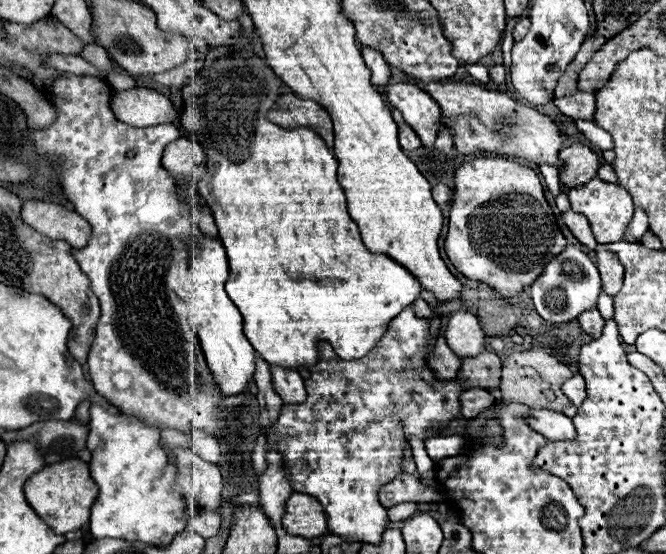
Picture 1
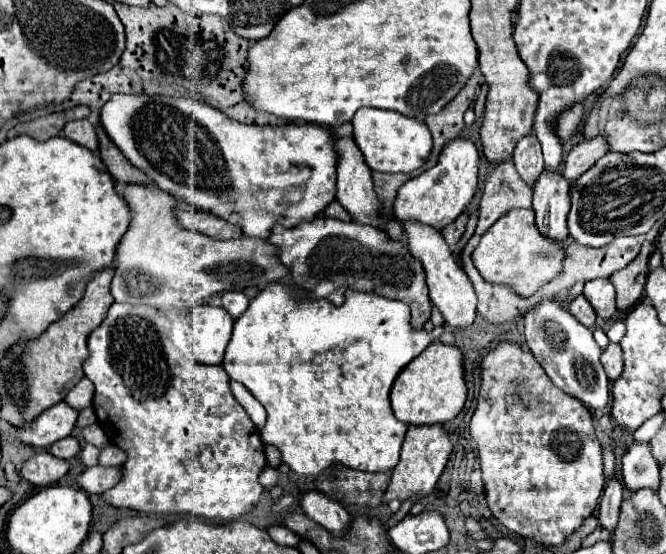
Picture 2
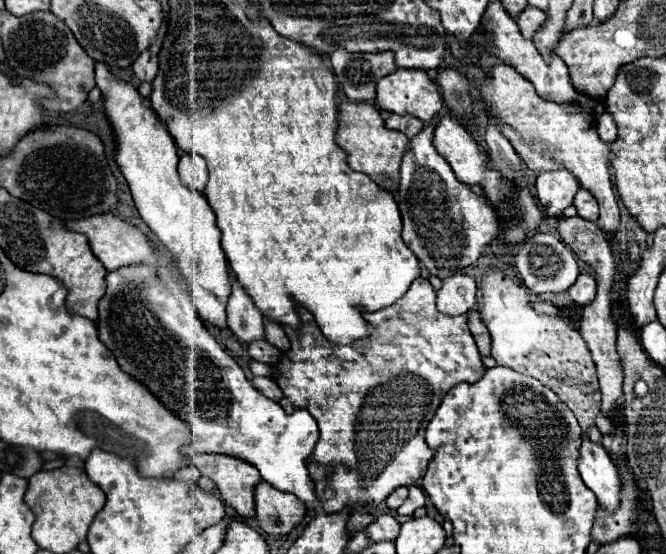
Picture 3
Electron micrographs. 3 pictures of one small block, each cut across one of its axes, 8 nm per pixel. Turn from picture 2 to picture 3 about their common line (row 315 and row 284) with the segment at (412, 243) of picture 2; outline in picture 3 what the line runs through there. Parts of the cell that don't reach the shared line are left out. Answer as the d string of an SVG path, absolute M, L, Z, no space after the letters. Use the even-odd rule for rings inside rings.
M454 274L442 280L442 288L436 292L438 310L448 316L466 314L476 306L476 282L470 276Z

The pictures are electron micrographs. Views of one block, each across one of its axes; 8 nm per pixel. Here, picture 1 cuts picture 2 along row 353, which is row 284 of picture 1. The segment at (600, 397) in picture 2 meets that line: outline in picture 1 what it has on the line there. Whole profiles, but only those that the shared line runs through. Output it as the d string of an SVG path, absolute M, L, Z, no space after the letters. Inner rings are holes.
M564 248L558 256L554 256L544 272L534 280L530 286L532 302L538 310L538 314L554 324L570 322L582 314L582 310L596 308L596 300L600 294L600 274L594 262L578 248Z

